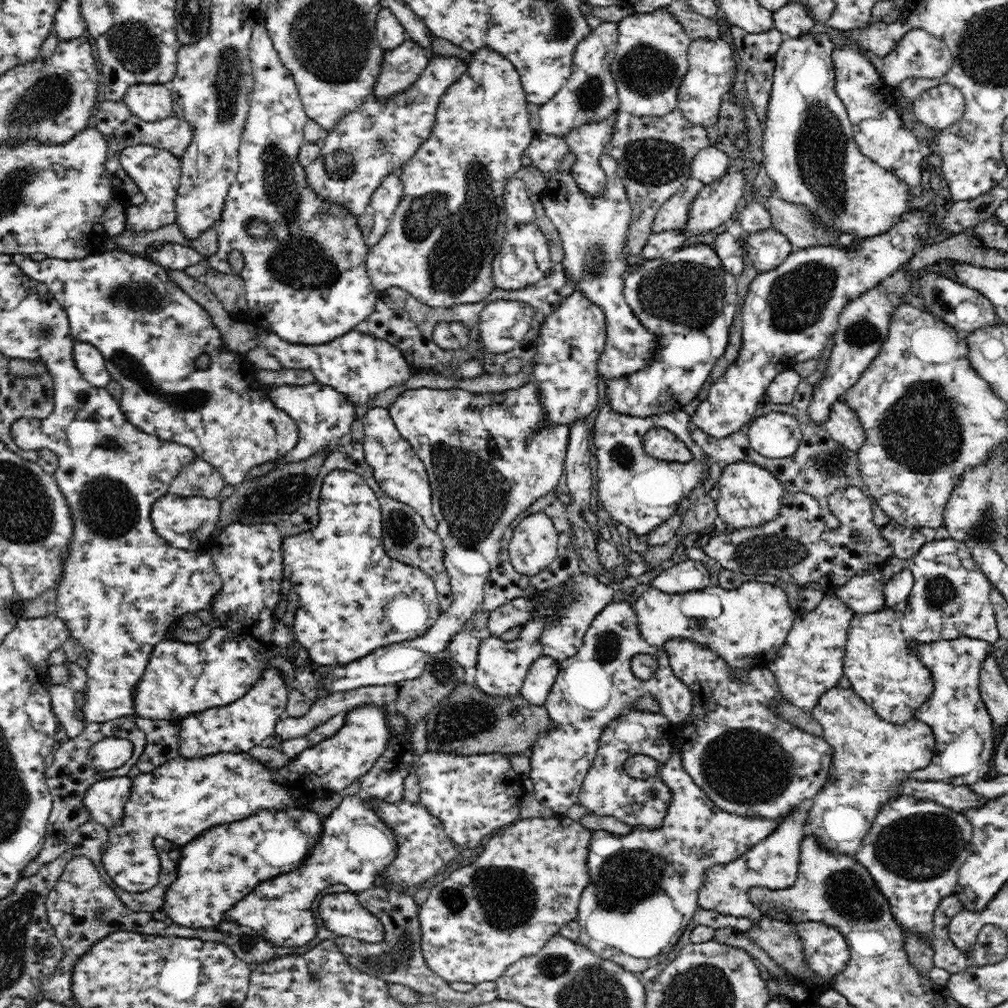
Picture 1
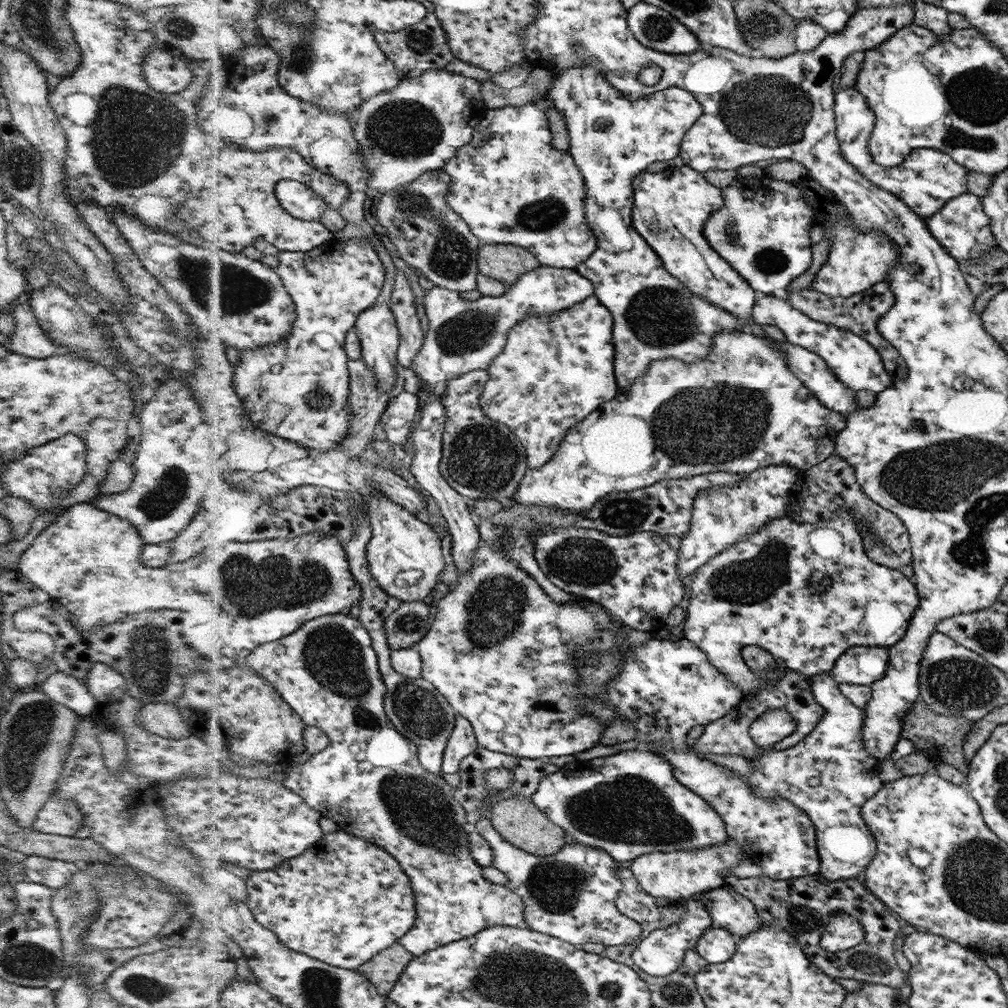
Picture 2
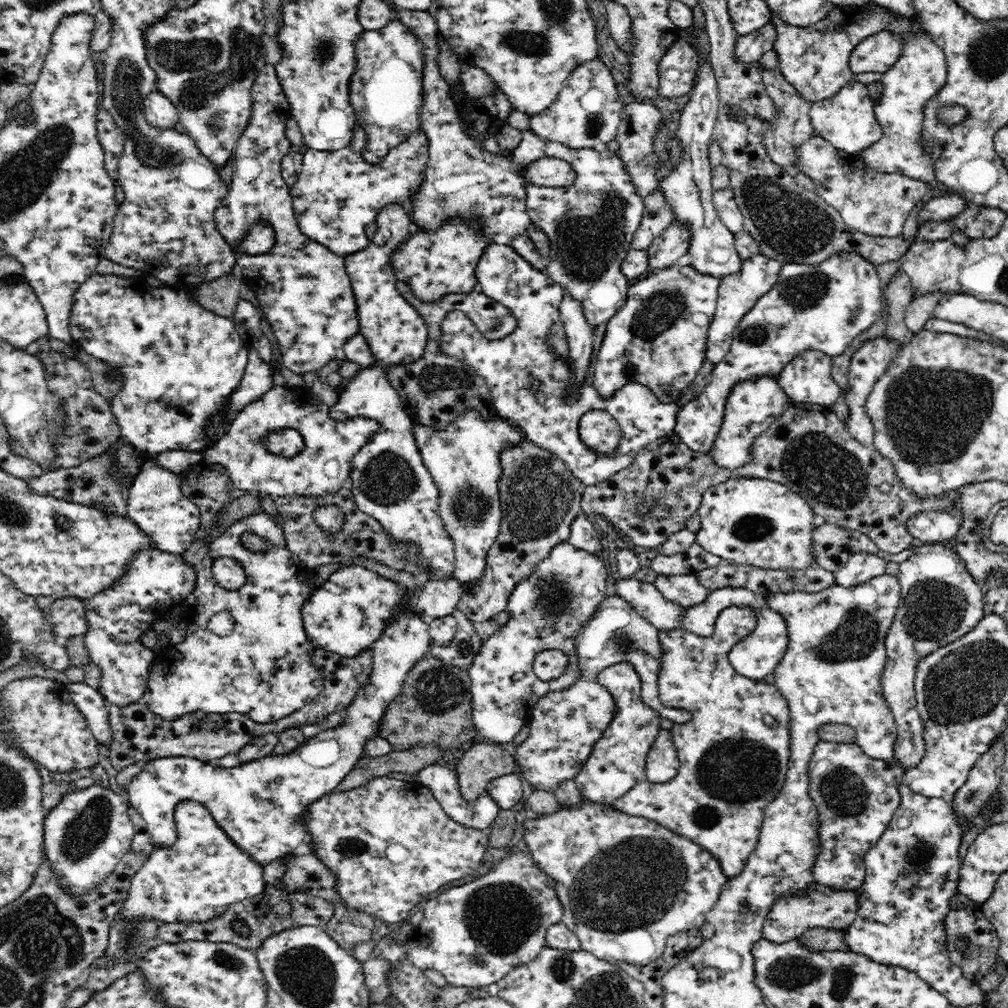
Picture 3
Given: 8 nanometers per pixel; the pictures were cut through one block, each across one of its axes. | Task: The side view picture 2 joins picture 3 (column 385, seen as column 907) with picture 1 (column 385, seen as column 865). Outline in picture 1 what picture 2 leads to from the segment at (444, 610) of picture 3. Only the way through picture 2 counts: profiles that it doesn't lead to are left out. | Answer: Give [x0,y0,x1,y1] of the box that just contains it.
[282,470,442,666]

